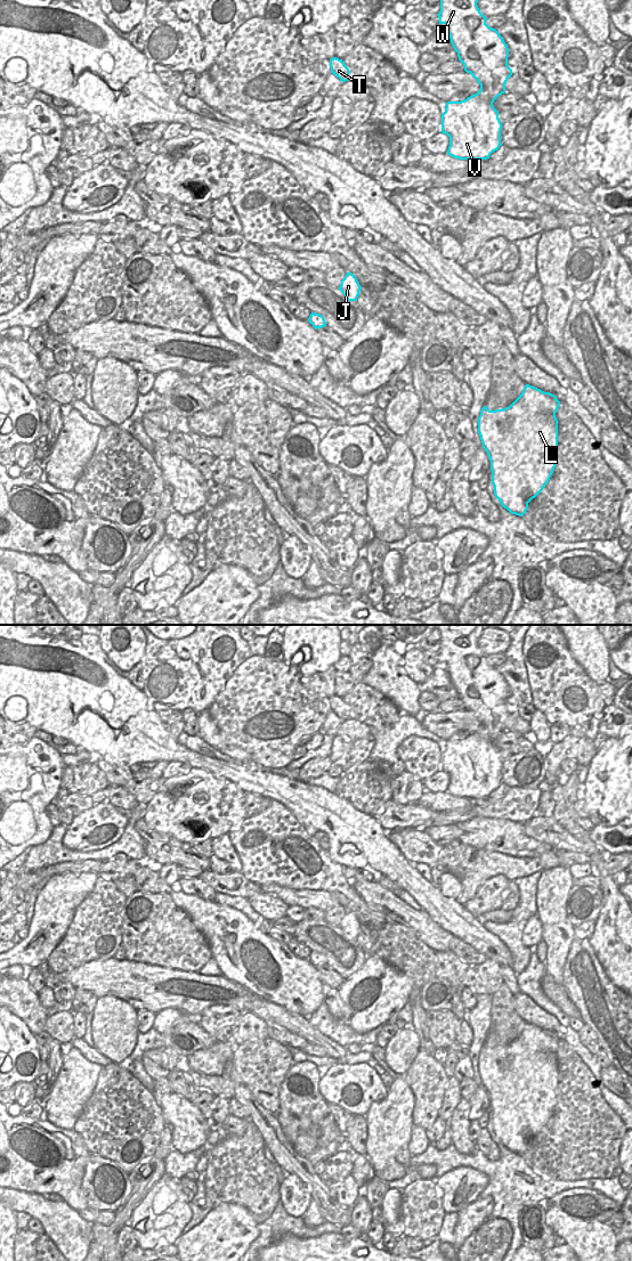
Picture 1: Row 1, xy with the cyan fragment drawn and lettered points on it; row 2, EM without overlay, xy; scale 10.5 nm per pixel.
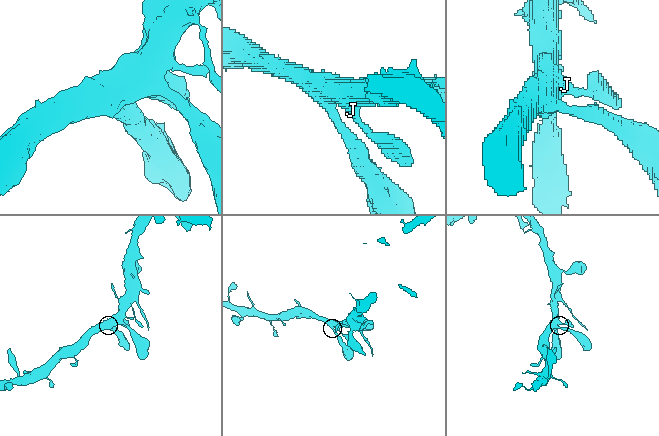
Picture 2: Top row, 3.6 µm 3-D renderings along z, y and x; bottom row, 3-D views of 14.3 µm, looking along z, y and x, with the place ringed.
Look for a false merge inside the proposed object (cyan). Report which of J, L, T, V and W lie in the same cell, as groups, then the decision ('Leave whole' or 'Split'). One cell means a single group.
Groups: J L T V W. Leave whole

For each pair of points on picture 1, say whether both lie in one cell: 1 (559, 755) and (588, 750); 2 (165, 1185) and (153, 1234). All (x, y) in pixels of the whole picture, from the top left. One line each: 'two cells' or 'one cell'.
1: one cell
2: one cell

